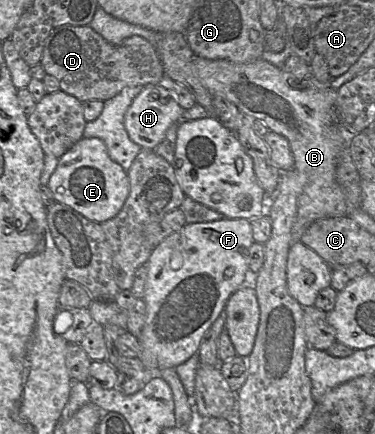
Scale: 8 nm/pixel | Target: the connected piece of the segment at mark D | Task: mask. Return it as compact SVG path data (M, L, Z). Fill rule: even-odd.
M63 25L52 30L46 39L41 65L48 75L54 76L60 88L81 103L91 100L107 101L124 88L158 84L166 75L156 48L141 36L131 36L119 45L112 45L88 26Z

